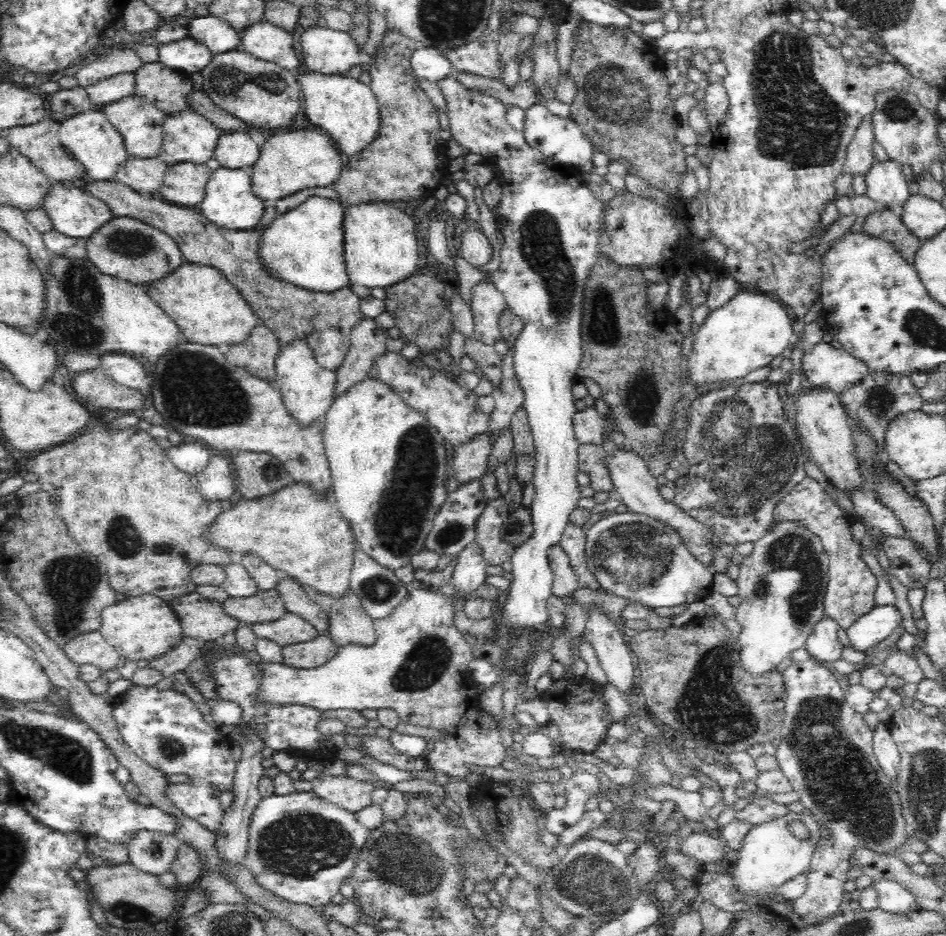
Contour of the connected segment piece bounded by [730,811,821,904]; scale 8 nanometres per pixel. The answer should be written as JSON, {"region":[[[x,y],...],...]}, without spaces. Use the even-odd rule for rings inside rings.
{"region":[[[788,811],[780,818],[774,818],[771,822],[760,823],[752,826],[743,839],[742,849],[739,851],[737,861],[730,867],[733,887],[744,895],[750,903],[758,902],[755,897],[775,893],[778,886],[796,878],[799,874],[808,874],[810,861],[814,849],[817,849],[821,841],[819,824],[809,815]],[[794,821],[801,821],[810,829],[810,838],[798,840],[789,830],[789,825]]]}

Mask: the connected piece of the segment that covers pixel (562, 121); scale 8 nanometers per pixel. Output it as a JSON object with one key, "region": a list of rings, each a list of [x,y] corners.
{"region":[[[540,102],[534,103],[525,110],[524,140],[532,149],[543,154],[544,157],[558,162],[562,165],[570,165],[578,168],[579,172],[591,172],[594,163],[592,155],[594,152],[590,141],[582,134],[582,129],[578,128],[578,123],[572,117],[560,117],[553,114]]]}

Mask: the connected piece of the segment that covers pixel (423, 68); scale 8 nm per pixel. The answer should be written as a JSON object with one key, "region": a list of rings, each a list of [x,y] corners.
{"region":[[[418,45],[412,53],[410,64],[417,78],[438,82],[450,76],[454,69],[450,60],[444,56],[441,48]]]}

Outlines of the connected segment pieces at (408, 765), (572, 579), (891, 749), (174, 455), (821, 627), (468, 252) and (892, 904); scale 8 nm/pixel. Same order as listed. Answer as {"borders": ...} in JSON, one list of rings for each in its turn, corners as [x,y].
{"borders":[[[[377,735],[361,737],[361,739],[363,741],[364,749],[366,749],[369,756],[383,764],[388,764],[399,770],[408,770],[410,772],[418,772],[430,768],[422,757],[412,757],[407,756],[406,754],[400,754],[398,750],[395,750],[392,747],[389,740],[379,738]]],[[[558,543],[549,550],[548,560],[552,567],[553,574],[553,594],[562,598],[563,596],[573,594],[579,587],[578,577],[572,569],[572,563],[568,558],[568,553],[564,547]]],[[[880,722],[873,730],[873,752],[893,786],[900,772],[900,752],[891,737],[888,722]]],[[[192,442],[172,445],[166,449],[166,455],[176,465],[176,468],[189,475],[202,472],[212,458],[208,448],[204,448],[202,444],[192,444]]],[[[830,617],[823,619],[812,629],[804,648],[810,658],[821,662],[834,662],[842,658],[844,645],[838,640],[840,625]]],[[[469,228],[462,234],[458,255],[482,272],[482,267],[494,258],[494,250],[481,230]]],[[[894,879],[874,880],[872,885],[878,891],[878,908],[892,914],[906,914],[919,909],[920,901]]]]}

